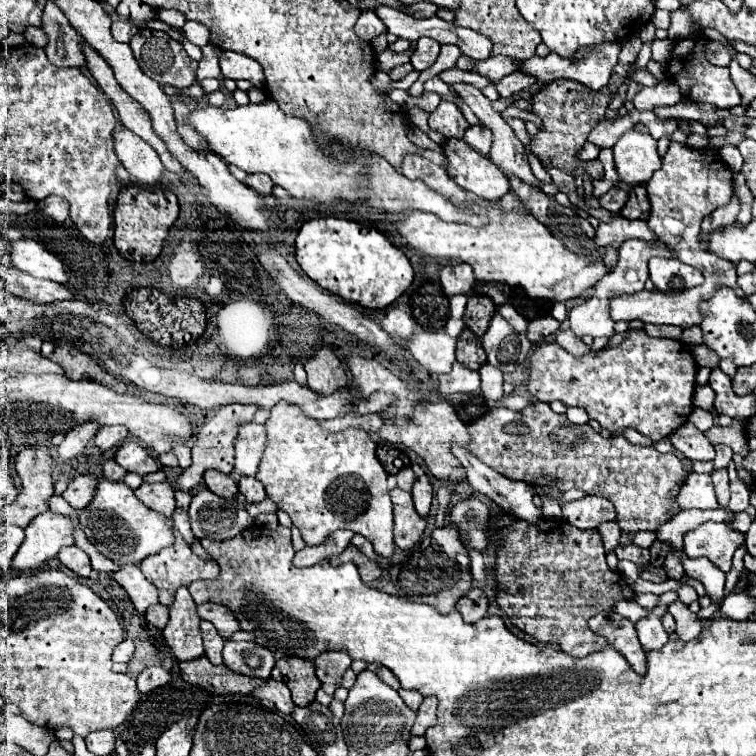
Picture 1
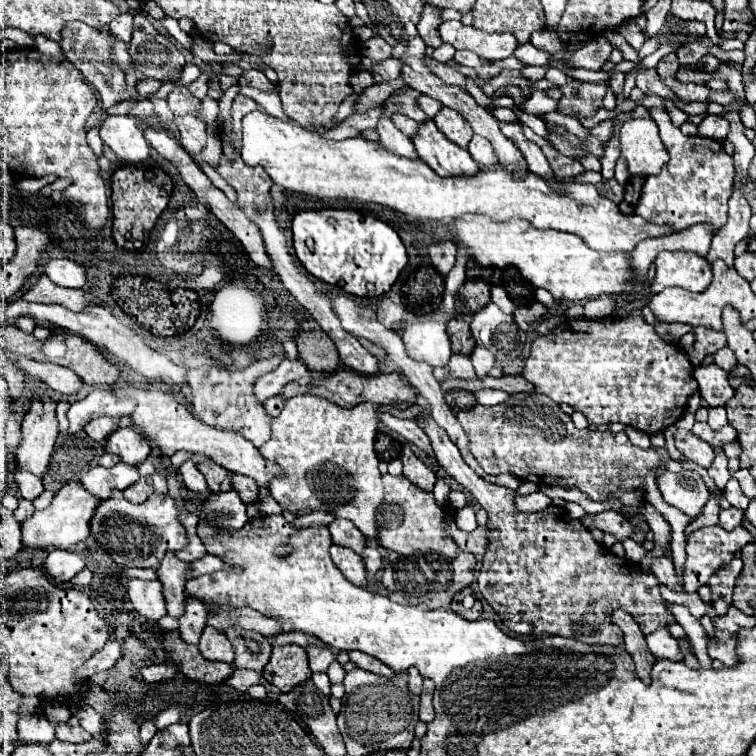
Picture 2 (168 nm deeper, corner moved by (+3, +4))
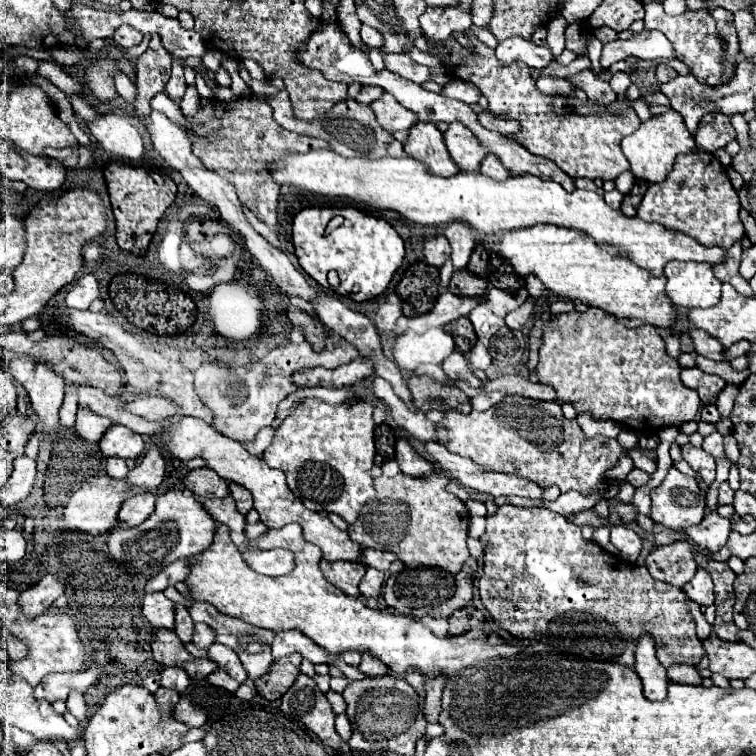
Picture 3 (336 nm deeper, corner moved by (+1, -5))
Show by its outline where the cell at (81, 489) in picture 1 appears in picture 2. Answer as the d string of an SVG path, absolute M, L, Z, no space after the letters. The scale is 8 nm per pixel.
M117 463L115 467L107 469L107 467L95 467L91 471L87 471L81 477L81 483L87 491L93 491L95 495L99 495L101 499L111 497L111 491L119 489L123 491L125 487L133 485L139 479L137 467L127 465L127 463Z

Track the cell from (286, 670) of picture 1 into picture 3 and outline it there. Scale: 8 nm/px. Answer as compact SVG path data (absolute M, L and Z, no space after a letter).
M297 654L275 660L271 670L263 678L255 680L257 692L267 700L281 698L285 694L285 690L291 688L293 682L297 680L297 676L301 674L301 670L299 670L301 660L303 660L303 656L297 656Z

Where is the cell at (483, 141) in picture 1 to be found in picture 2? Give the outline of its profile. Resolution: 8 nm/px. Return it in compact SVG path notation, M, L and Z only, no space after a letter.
M475 135L467 147L467 151L471 153L471 157L481 165L481 167L489 167L497 163L497 155L491 147L491 143L487 139L483 139L481 135Z

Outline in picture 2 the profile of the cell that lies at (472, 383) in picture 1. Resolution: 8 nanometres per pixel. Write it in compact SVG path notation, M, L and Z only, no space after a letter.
M453 353L445 371L449 377L455 377L455 379L475 379L477 377L469 355L463 355L463 353Z

